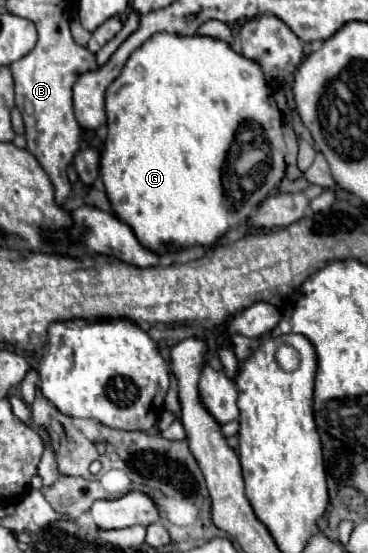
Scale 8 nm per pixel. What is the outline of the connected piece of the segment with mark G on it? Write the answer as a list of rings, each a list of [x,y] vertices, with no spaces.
[[[158,32],[150,40],[146,40],[138,50],[132,52],[120,76],[106,90],[106,114],[108,114],[108,138],[102,152],[100,174],[106,186],[108,200],[120,220],[126,220],[134,234],[142,244],[150,244],[150,248],[158,248],[162,240],[170,240],[170,244],[178,244],[178,248],[190,248],[196,244],[212,246],[214,240],[224,234],[230,226],[244,222],[254,208],[280,184],[286,172],[284,152],[286,144],[282,138],[282,112],[274,102],[272,90],[266,84],[262,66],[230,48],[230,44],[210,38],[210,36],[182,36]]]

